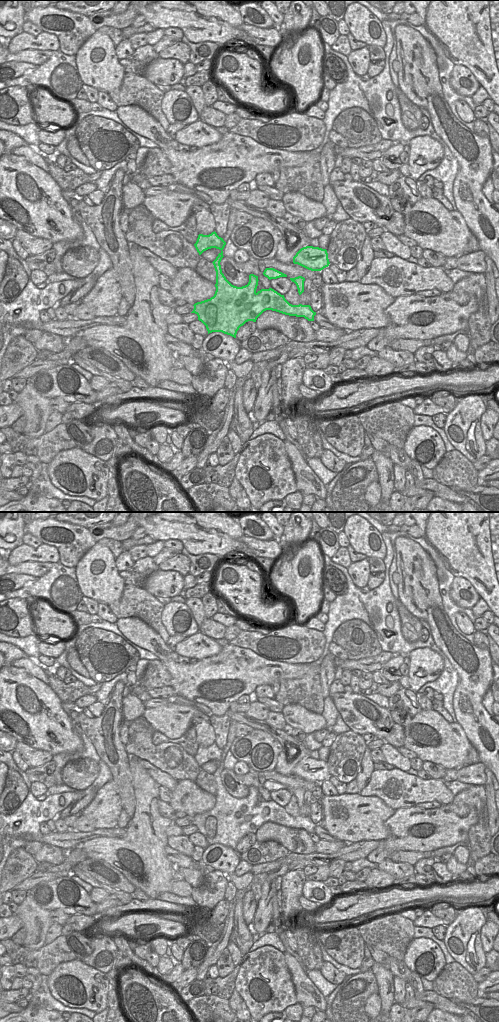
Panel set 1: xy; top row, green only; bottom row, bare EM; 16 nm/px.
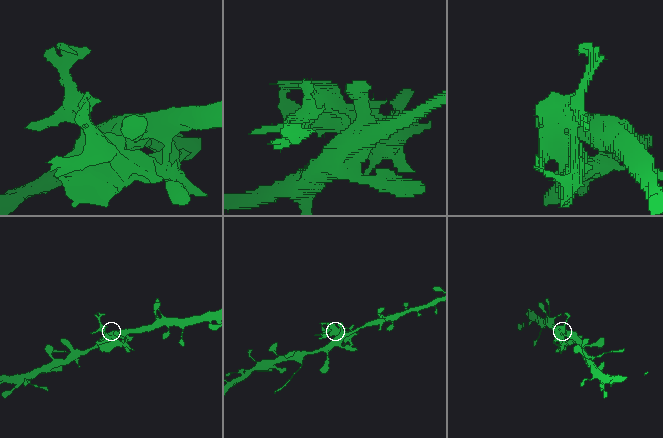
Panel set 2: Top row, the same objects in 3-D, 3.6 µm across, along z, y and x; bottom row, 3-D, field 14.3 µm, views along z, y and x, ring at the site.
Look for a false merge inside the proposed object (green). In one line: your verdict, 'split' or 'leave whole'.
split

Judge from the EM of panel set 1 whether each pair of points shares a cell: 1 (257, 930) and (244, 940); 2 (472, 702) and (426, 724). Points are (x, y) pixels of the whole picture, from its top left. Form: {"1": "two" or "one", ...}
{"1": "two", "2": "two"}

